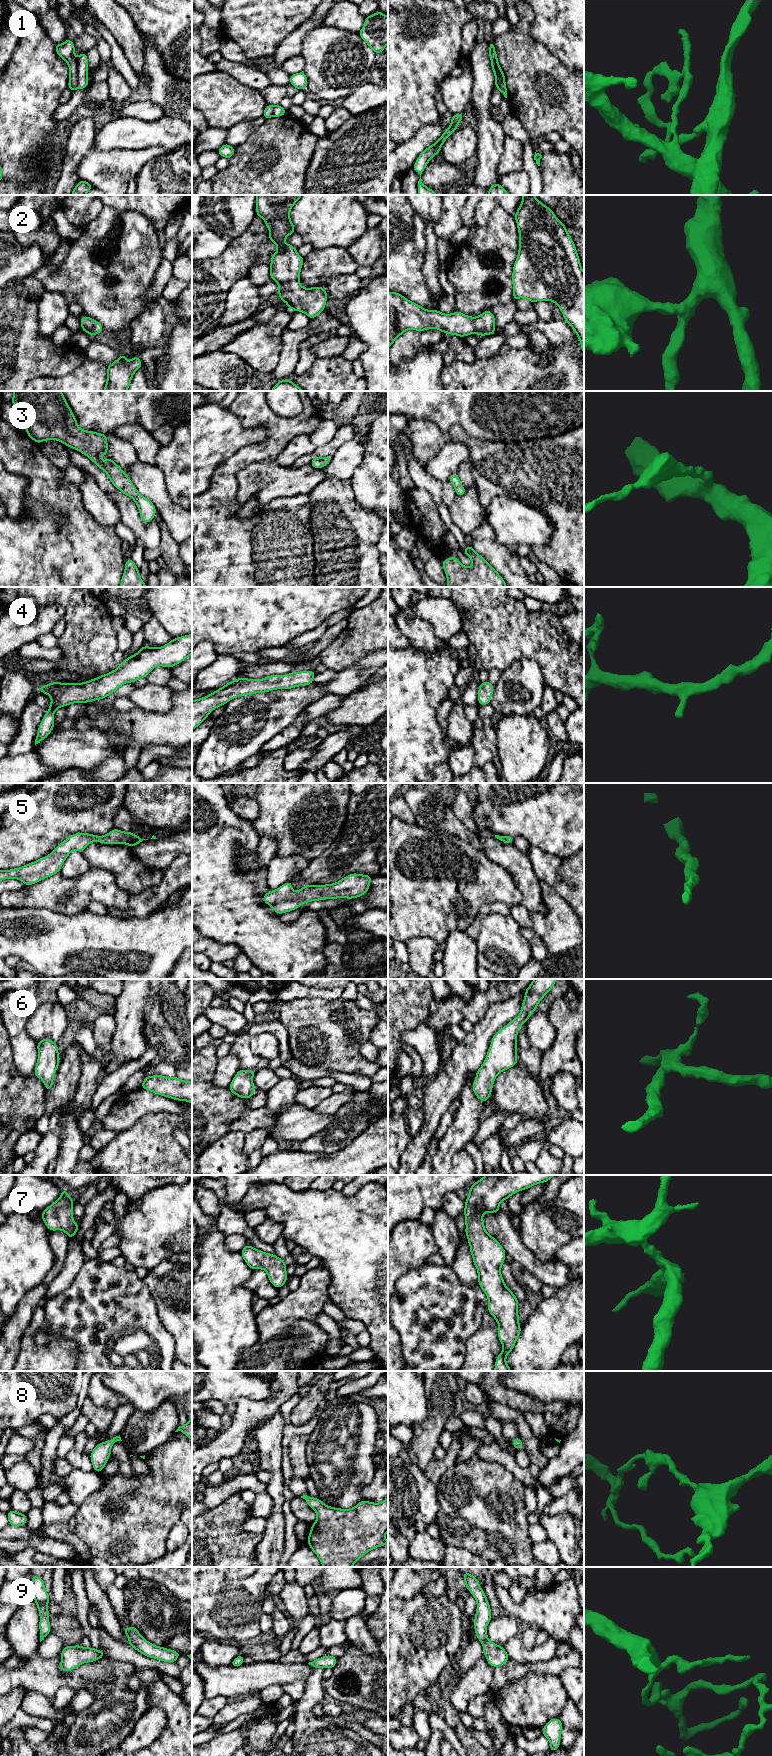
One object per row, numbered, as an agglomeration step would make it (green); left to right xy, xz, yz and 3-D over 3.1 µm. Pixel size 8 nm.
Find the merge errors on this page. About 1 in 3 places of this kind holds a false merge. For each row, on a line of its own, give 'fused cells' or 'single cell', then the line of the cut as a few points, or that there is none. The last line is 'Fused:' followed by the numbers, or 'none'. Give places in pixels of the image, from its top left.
1: fused cells; cut in xy along (76, 59), (77, 88)
2: single cell; no cut
3: single cell; no cut
4: single cell; no cut
5: single cell; no cut
6: single cell; no cut
7: single cell; no cut
8: single cell; no cut
9: single cell; no cut
Fused: 1

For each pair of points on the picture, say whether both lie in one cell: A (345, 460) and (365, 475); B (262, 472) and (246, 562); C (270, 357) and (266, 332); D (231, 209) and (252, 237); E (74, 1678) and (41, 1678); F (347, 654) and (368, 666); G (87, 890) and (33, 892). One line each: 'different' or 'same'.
A: different
B: different
C: same
D: different
E: same
F: different
G: same

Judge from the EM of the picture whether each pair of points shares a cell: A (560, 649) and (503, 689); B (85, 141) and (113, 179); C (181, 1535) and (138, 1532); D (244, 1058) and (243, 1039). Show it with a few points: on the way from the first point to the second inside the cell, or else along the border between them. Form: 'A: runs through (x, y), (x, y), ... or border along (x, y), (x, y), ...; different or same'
A: border along (515, 660), (533, 659), (539, 665), (547, 685); different
B: border along (93, 145), (77, 167); different
C: border along (179, 1520), (169, 1532), (166, 1541), (166, 1551); different
D: runs through (243, 1053), (243, 1044); same

